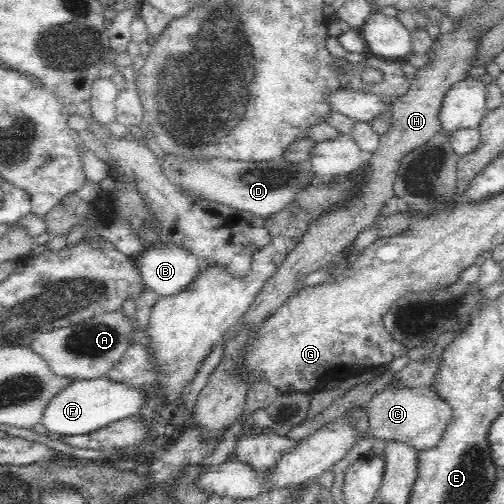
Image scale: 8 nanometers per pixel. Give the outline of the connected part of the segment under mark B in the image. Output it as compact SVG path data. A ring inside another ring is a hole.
M154 244L141 254L138 268L145 286L170 296L184 290L201 271L200 260L174 244Z

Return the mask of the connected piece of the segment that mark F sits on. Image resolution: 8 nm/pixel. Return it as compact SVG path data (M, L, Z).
M104 375L103 377L73 380L49 400L40 423L47 432L56 432L62 436L88 434L116 420L138 415L146 404L146 390L118 383Z

